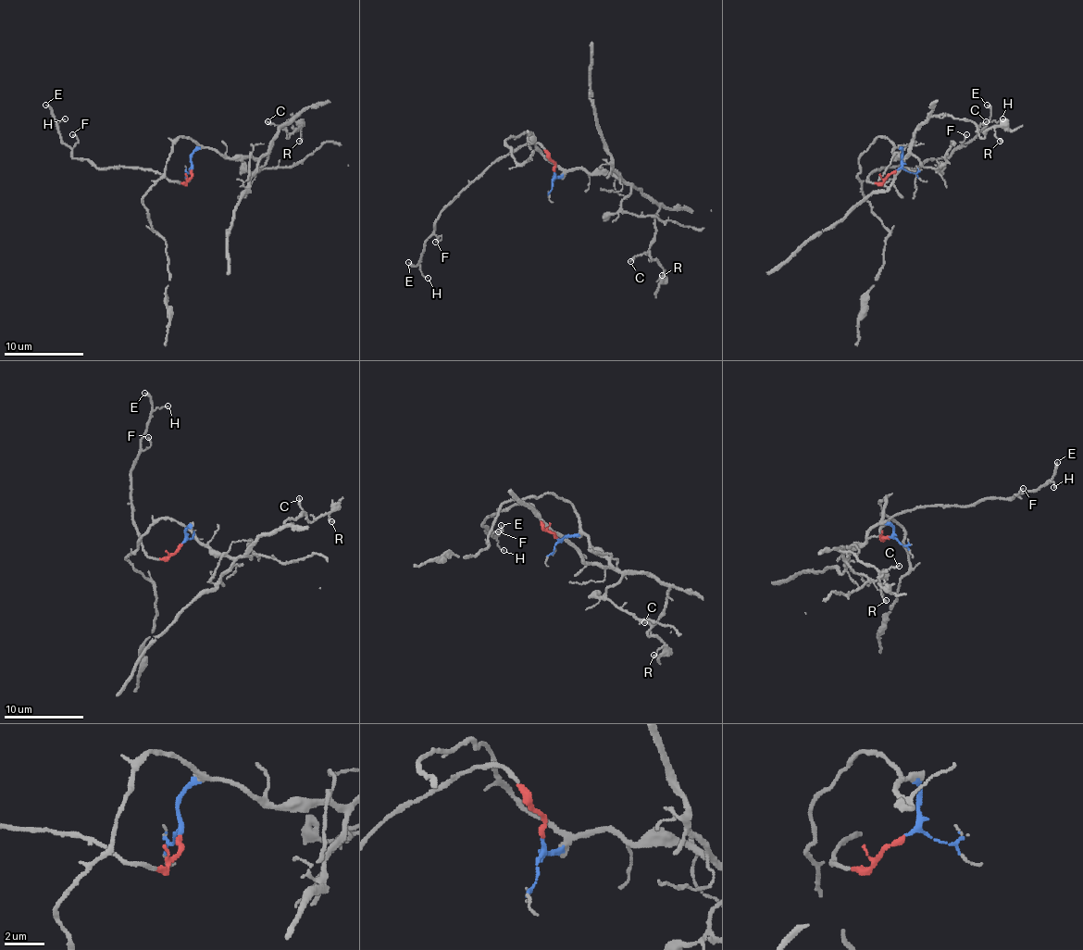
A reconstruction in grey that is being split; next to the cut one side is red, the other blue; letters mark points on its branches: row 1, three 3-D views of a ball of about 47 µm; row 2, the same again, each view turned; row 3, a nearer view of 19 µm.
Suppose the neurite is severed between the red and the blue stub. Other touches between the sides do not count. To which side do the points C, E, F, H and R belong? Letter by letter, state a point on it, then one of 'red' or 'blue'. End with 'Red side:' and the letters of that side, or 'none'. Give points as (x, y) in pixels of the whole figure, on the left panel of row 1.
C: at (267, 121); blue
E: at (45, 105); red
F: at (72, 134); red
H: at (65, 118); red
R: at (299, 141); blue
Red side: E, F, H

